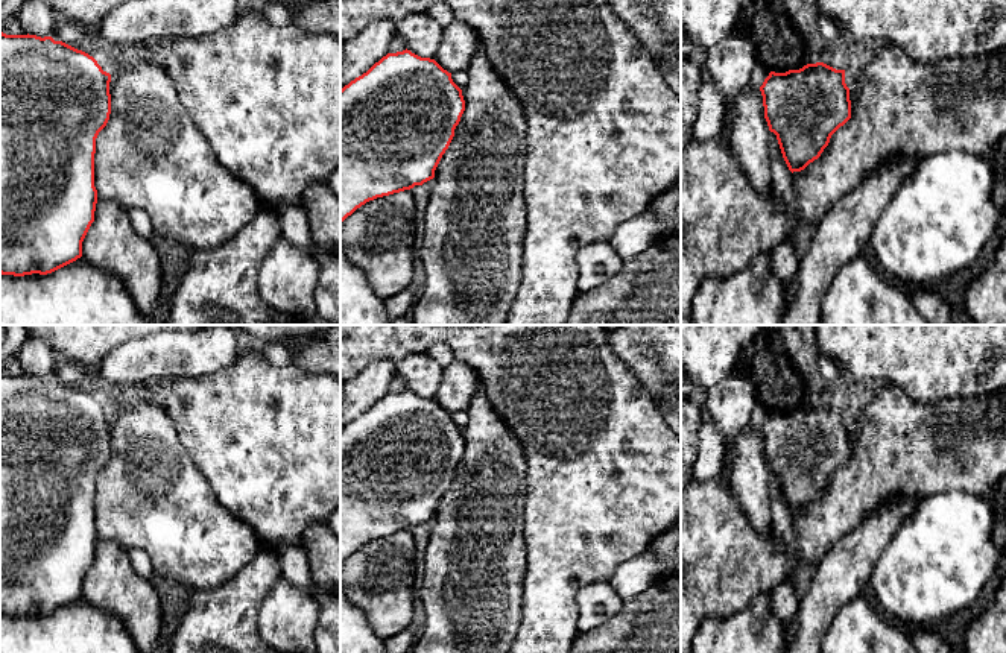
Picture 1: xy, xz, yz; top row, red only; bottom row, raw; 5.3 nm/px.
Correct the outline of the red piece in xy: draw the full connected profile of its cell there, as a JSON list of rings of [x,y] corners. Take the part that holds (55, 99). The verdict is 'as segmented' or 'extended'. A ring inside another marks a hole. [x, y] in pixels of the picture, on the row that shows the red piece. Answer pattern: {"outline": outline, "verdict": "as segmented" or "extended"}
{"outline": [[[0,30],[0,273],[24,276],[52,273],[82,257],[82,241],[94,222],[97,190],[94,187],[96,138],[111,114],[111,74],[88,53],[52,36],[6,35]]], "verdict": "as segmented"}

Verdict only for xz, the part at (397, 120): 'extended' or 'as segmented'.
as segmented

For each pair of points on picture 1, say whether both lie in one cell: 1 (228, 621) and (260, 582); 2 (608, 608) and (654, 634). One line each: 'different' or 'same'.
1: same
2: different

